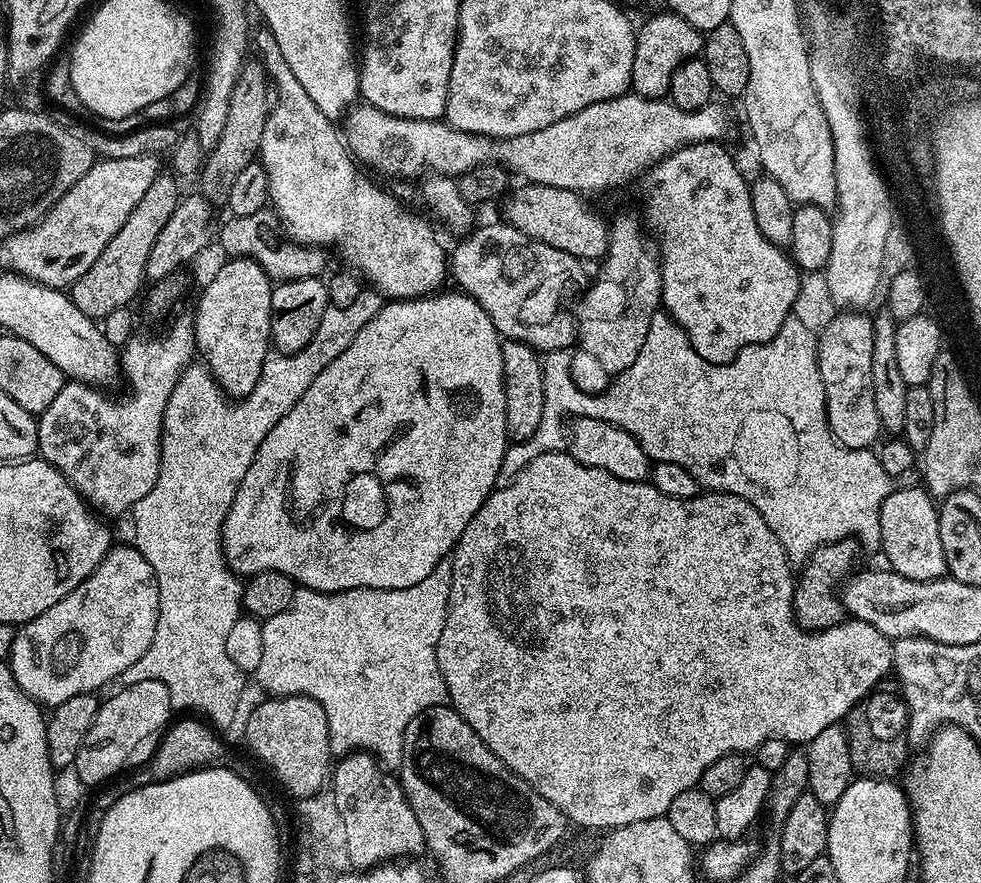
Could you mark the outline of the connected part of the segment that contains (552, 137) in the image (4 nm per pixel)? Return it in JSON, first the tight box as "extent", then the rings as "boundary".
{"extent":[342,94,728,194],"boundary":[[[635,94],[594,102],[586,106],[586,110],[578,110],[578,114],[570,114],[562,118],[562,122],[554,122],[554,126],[546,126],[546,130],[534,130],[534,134],[520,134],[502,141],[492,140],[488,136],[472,136],[469,132],[453,128],[451,124],[440,118],[415,120],[405,116],[391,116],[375,108],[373,104],[363,102],[357,103],[351,109],[347,120],[348,125],[342,128],[342,136],[348,151],[361,165],[369,164],[370,167],[377,168],[388,176],[420,178],[429,172],[455,178],[474,166],[495,162],[504,165],[509,173],[516,175],[517,172],[518,175],[524,176],[520,178],[533,184],[565,188],[581,194],[616,188],[619,184],[626,183],[631,176],[639,177],[645,170],[651,169],[652,165],[671,152],[675,152],[676,149],[683,148],[685,144],[701,144],[703,140],[720,142],[725,139],[723,136],[728,132],[728,112],[719,102],[687,112],[674,106],[667,98],[651,100]]]}

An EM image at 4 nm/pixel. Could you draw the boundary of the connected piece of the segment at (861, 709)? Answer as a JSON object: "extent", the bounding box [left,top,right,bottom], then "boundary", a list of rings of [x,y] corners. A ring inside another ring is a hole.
{"extent":[846,691,908,778],"boundary":[[[880,691],[859,700],[846,717],[852,767],[864,778],[896,778],[908,756],[908,704],[899,691]]]}

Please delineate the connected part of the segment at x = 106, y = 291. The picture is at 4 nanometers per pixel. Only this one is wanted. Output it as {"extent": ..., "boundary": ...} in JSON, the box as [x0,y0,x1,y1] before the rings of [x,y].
{"extent":[70,175,182,322],"boundary":[[[175,175],[156,176],[154,182],[150,182],[150,190],[142,194],[142,202],[138,202],[138,206],[130,210],[130,218],[122,222],[122,230],[118,230],[118,234],[114,234],[114,238],[106,242],[106,250],[98,254],[94,266],[90,266],[90,270],[86,270],[82,278],[70,285],[74,306],[78,306],[82,314],[100,322],[119,307],[129,307],[133,303],[131,300],[140,292],[140,283],[145,283],[146,280],[146,258],[150,258],[150,250],[158,234],[162,234],[162,226],[170,222],[170,214],[174,214],[182,199],[182,191],[176,183],[178,180]]]}

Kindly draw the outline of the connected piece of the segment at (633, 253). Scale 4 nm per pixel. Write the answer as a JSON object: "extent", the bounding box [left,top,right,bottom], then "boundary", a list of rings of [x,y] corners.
{"extent":[570,212,661,392],"boundary":[[[624,212],[621,216],[612,218],[608,230],[608,254],[603,257],[599,265],[600,273],[596,281],[588,288],[588,293],[580,300],[576,308],[576,320],[580,325],[575,325],[574,340],[580,343],[580,349],[570,359],[572,380],[583,392],[604,392],[608,385],[625,372],[638,358],[638,350],[642,350],[642,342],[646,342],[646,334],[650,330],[652,316],[661,307],[660,298],[660,257],[657,249],[648,245],[640,224]]]}

